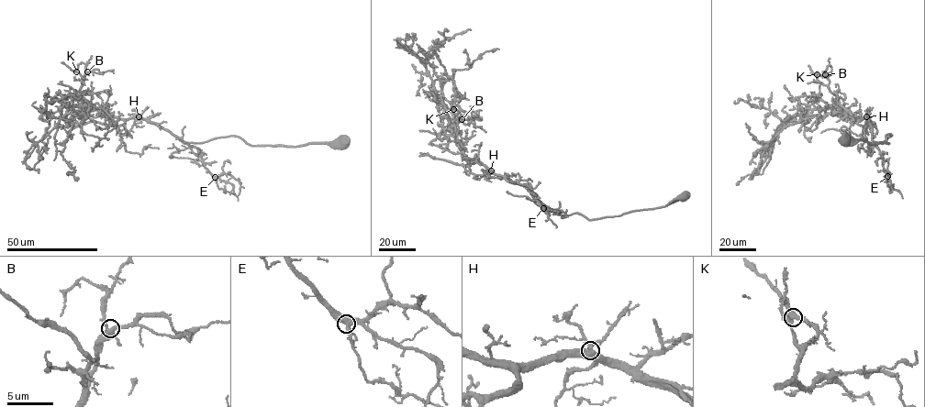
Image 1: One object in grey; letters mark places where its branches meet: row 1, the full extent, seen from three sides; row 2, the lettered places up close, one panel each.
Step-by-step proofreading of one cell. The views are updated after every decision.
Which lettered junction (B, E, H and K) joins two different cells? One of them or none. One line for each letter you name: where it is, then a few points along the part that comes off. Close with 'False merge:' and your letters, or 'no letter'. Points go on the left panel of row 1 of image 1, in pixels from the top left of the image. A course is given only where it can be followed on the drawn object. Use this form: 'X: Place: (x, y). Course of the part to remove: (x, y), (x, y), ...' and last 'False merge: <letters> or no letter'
False merge: no letter

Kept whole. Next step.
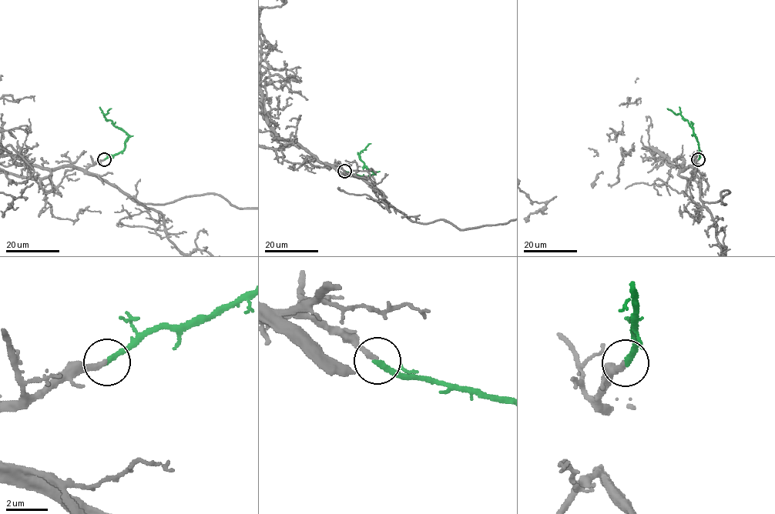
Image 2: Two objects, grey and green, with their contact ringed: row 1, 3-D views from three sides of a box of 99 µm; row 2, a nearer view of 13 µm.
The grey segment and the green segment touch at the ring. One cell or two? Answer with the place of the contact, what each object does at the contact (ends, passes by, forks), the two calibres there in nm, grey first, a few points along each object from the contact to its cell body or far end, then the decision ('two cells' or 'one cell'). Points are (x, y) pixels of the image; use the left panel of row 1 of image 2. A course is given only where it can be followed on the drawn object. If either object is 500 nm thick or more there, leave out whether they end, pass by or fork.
place (104, 159); grey ends; green ends; calibres 260 and 280 nm; course grey (104, 159), (86, 170), (141, 203), (164, 204), (210, 194), (221, 195), (238, 208); course green (104, 159), (122, 151), (128, 135), (105, 118), (103, 114), (106, 115), (111, 108); one cell

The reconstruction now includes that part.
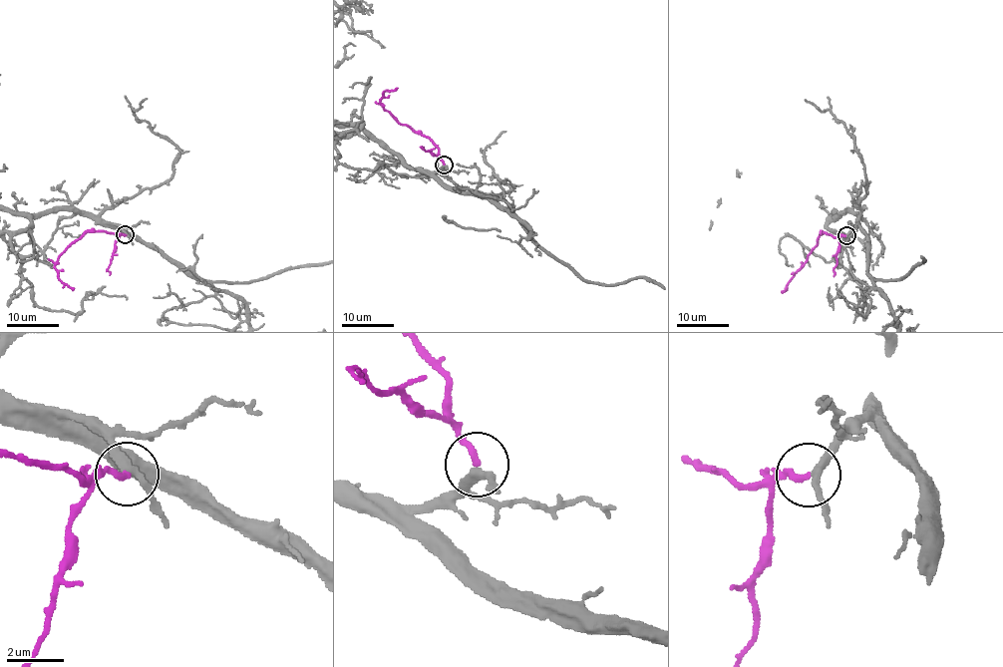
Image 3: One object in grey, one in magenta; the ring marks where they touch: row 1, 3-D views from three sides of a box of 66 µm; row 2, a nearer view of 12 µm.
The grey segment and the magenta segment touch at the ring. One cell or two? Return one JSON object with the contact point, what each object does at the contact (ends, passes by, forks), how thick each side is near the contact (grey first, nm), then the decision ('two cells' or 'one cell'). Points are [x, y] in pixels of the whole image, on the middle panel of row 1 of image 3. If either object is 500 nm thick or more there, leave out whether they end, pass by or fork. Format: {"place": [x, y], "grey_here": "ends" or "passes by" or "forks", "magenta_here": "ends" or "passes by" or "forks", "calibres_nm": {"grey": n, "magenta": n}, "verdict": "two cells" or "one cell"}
{"place": [444, 165], "grey_here": "passes by", "magenta_here": "ends", "calibres_nm": {"grey": 280, "magenta": 240}, "verdict": "one cell"}

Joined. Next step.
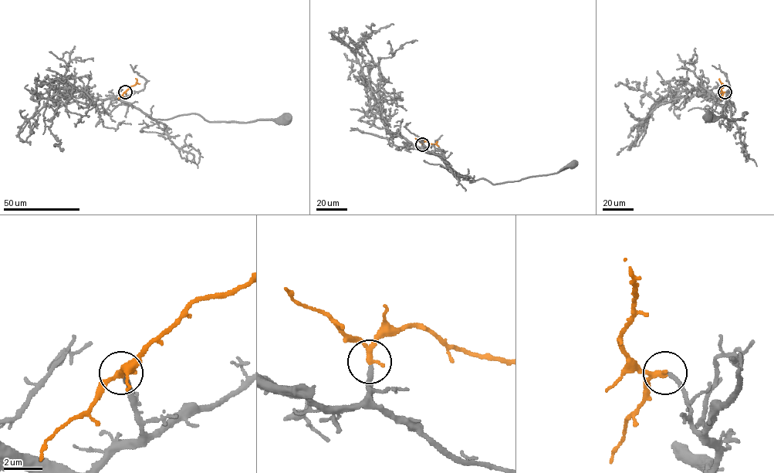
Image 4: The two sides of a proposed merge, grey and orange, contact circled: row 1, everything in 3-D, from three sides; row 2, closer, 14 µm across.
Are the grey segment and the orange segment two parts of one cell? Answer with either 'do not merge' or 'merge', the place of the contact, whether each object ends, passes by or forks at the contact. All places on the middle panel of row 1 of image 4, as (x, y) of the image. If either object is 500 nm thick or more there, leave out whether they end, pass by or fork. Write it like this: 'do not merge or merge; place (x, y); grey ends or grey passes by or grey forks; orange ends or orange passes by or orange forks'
merge; place (422, 144); grey ends; orange passes by

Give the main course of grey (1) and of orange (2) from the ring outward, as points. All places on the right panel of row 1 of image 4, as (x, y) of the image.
1: (724, 92), (728, 97), (731, 119), (740, 119), (746, 112), (742, 113), (745, 119), (708, 117)
2: (724, 92), (721, 90), (719, 79)

